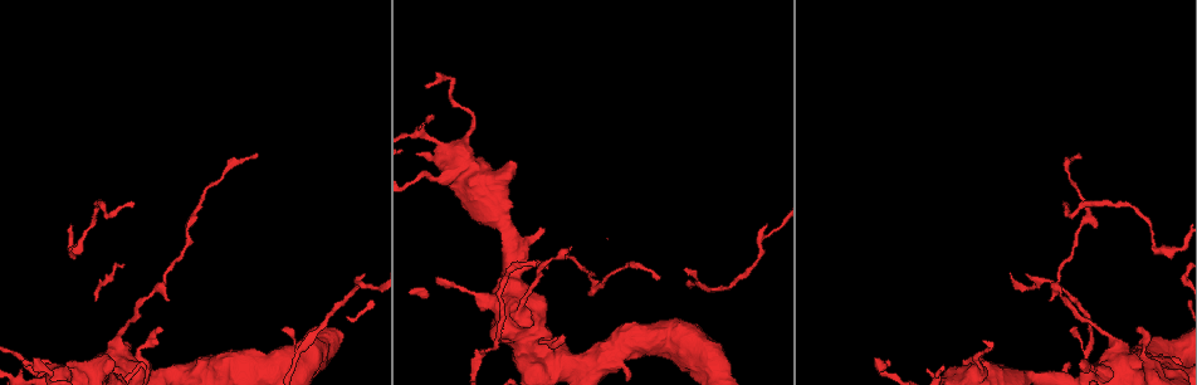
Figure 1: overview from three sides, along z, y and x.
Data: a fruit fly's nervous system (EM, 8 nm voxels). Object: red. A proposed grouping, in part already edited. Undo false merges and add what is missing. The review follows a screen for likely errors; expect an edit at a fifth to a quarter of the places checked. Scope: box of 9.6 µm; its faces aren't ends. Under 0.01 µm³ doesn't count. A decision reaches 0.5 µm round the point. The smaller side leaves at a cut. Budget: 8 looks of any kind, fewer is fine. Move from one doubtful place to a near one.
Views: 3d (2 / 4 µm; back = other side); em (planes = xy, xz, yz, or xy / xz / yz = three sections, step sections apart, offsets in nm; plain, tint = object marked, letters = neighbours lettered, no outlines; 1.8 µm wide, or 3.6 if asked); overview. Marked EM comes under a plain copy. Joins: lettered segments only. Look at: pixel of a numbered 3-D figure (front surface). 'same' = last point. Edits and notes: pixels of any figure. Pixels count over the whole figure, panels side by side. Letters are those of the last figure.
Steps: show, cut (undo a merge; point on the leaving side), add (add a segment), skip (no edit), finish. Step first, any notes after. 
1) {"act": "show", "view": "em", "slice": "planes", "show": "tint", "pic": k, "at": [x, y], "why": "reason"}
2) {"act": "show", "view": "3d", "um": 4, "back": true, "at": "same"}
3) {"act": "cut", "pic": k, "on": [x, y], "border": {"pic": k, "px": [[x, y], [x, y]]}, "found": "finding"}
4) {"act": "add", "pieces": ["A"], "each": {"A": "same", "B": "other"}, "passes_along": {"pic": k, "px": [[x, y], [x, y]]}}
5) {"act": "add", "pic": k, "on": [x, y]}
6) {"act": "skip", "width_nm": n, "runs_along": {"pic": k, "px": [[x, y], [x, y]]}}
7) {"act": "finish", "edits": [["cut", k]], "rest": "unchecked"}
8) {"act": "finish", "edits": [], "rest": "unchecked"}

{"act": "show", "view": "em", "slice": "planes", "show": "letters", "pic": 1, "at": [452, 285], "why": "thin neck"}

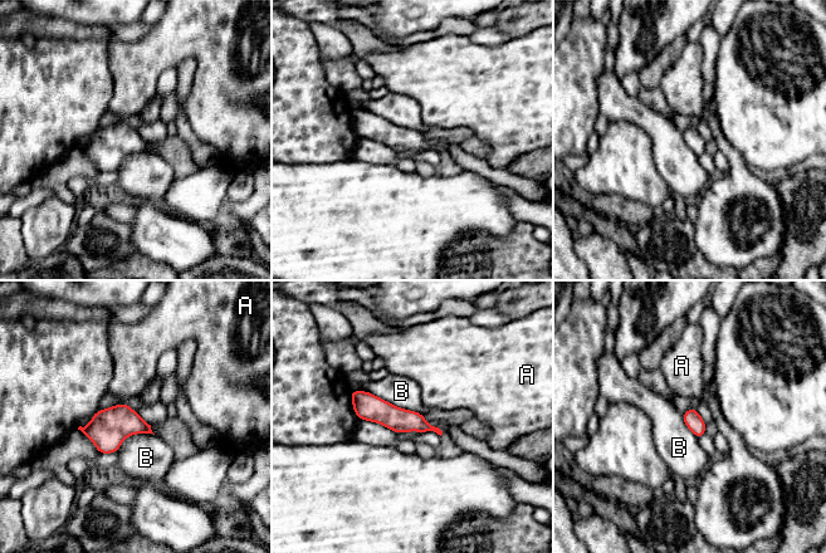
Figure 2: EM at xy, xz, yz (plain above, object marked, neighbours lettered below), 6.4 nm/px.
{"act": "skip", "width_nm": 110, "each": {"A": "other", "B": "other"}, "border": {"pic": 2, "px": [[360, 390], [423, 415]]}, "found": "one neuron here"}

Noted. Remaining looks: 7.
{"act": "show", "view": "3d", "um": 4, "pic": 1, "at": [142, 347], "why": "sharp bend"}

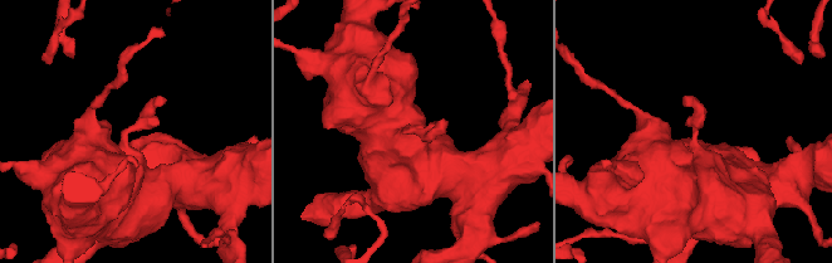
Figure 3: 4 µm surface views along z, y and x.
{"act": "show", "view": "em", "slice": "yz", "step": 8, "show": "tint", "pic": 3, "at": [129, 132], "why": "shape alone is not enough"}

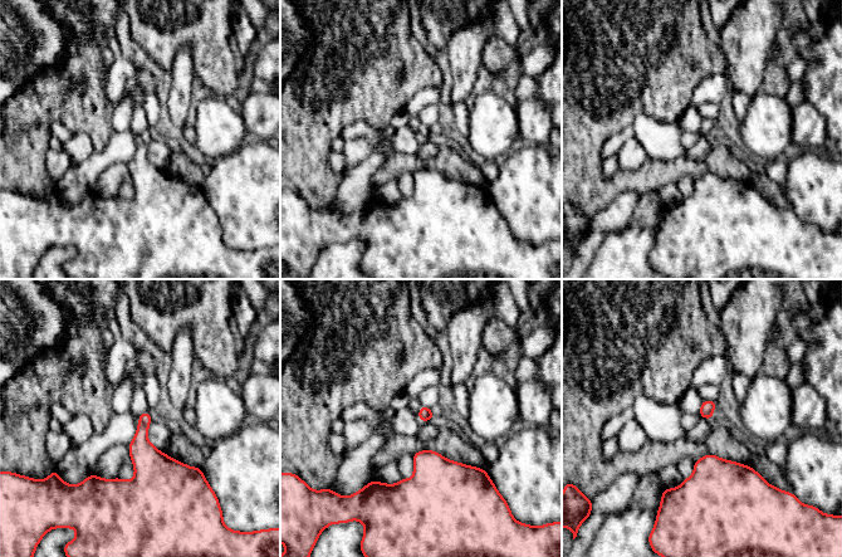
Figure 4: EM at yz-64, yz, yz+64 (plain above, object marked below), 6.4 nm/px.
{"act": "show", "view": "em", "slice": "planes", "show": "letters", "at": "same"}

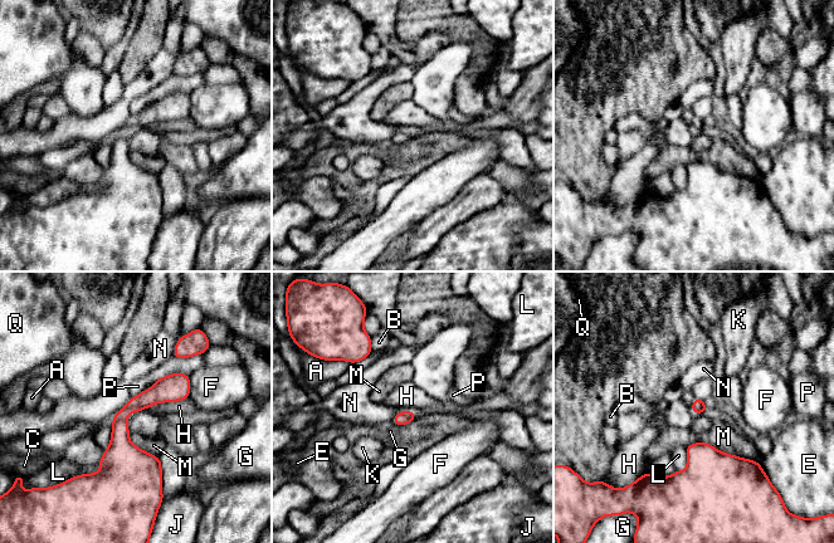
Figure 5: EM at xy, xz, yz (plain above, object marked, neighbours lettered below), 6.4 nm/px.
{"act": "skip", "each": {"A": "other", "B": "other", "C": "other", "E": "other", "F": "other", "G": "other", "H": "other", "J": "other", "K": "other", "L": "other", "M": "other", "N": "other", "P": "other", "Q": "other"}, "border": {"pic": 5, "px": [[145, 409], [127, 416], [128, 431]]}, "found": "all the same neuron"}

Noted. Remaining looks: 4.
{"act": "show", "view": "3d", "um": 4, "pic": 1, "at": [972, 375], "why": "calibre changes"}

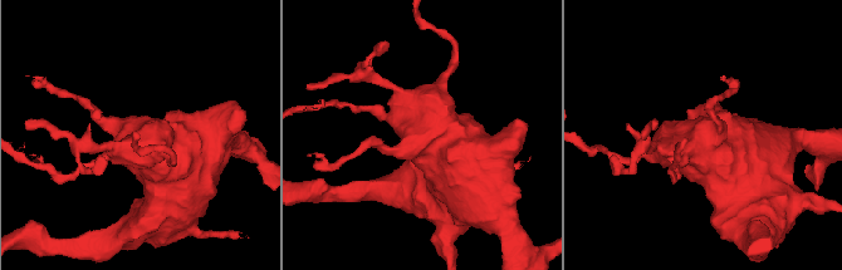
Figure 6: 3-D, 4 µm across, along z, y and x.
{"act": "show", "view": "em", "um": 3.6, "slice": "xy", "step": 8, "show": "letters", "pic": 6, "at": [417, 140]}

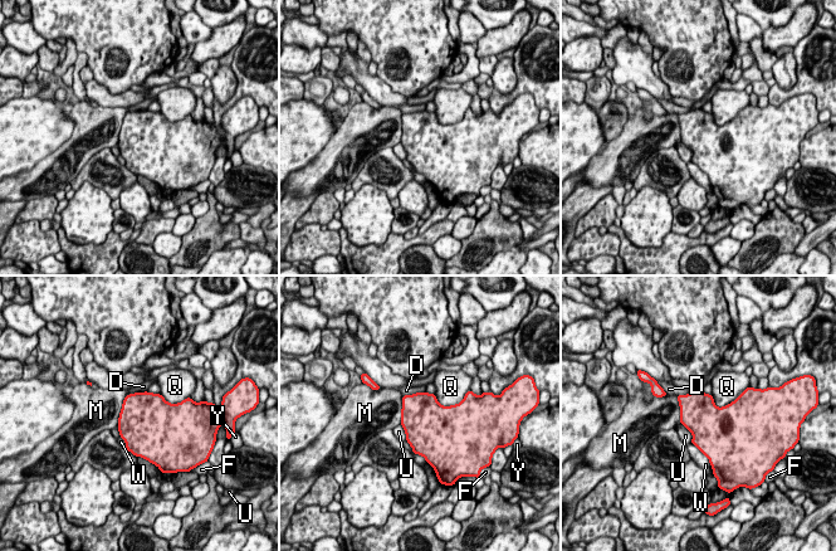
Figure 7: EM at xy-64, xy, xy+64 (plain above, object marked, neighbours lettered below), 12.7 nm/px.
{"act": "skip", "each": {"D": "other", "F": "other", "M": "other", "Q": "other", "U": "other", "W": "other", "Y": "other"}, "found": "continuous, no second neuron"}

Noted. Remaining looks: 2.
{"act": "finish", "edits": [], "rest": "unchecked"}

